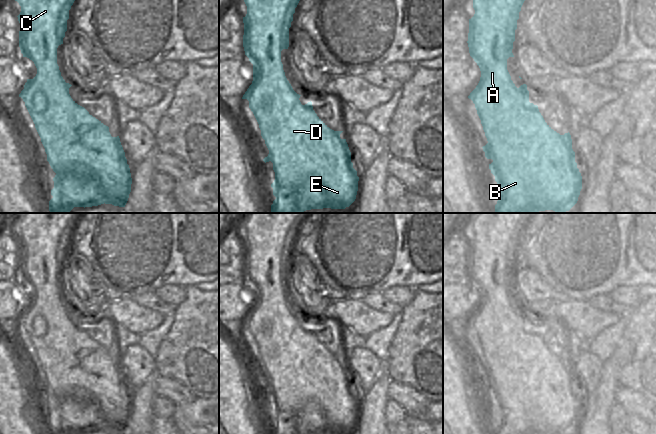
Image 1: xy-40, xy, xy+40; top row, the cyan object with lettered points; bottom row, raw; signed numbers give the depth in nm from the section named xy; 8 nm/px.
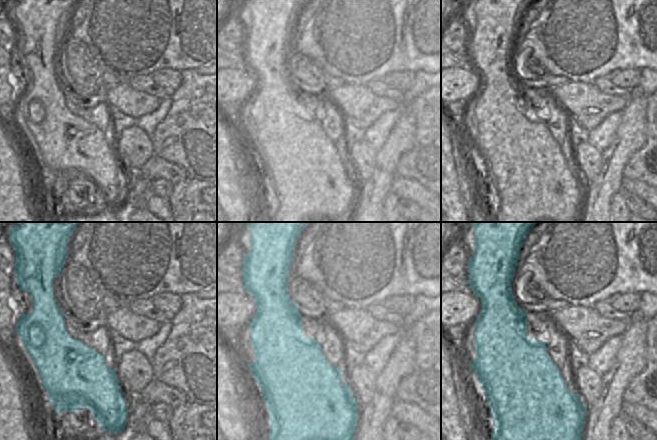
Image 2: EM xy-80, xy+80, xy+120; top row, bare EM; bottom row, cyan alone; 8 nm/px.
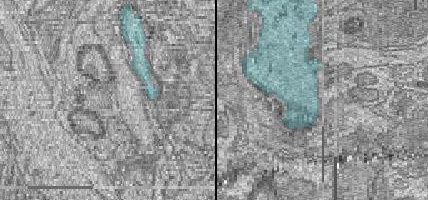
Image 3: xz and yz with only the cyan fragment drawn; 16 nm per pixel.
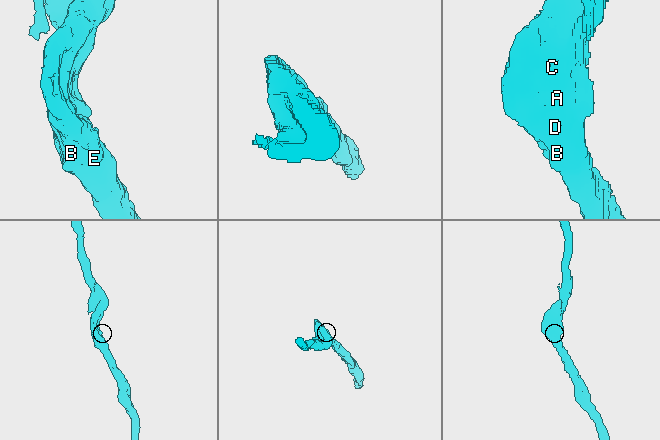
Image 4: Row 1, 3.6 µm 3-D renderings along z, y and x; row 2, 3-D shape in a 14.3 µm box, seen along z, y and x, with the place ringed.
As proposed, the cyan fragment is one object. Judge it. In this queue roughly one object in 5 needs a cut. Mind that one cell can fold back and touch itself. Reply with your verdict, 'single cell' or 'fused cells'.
single cell

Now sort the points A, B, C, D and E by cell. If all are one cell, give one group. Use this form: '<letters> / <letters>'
A B C D E

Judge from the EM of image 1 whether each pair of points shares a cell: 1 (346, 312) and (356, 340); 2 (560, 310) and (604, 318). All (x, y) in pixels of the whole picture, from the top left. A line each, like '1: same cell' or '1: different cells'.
1: different cells
2: same cell

